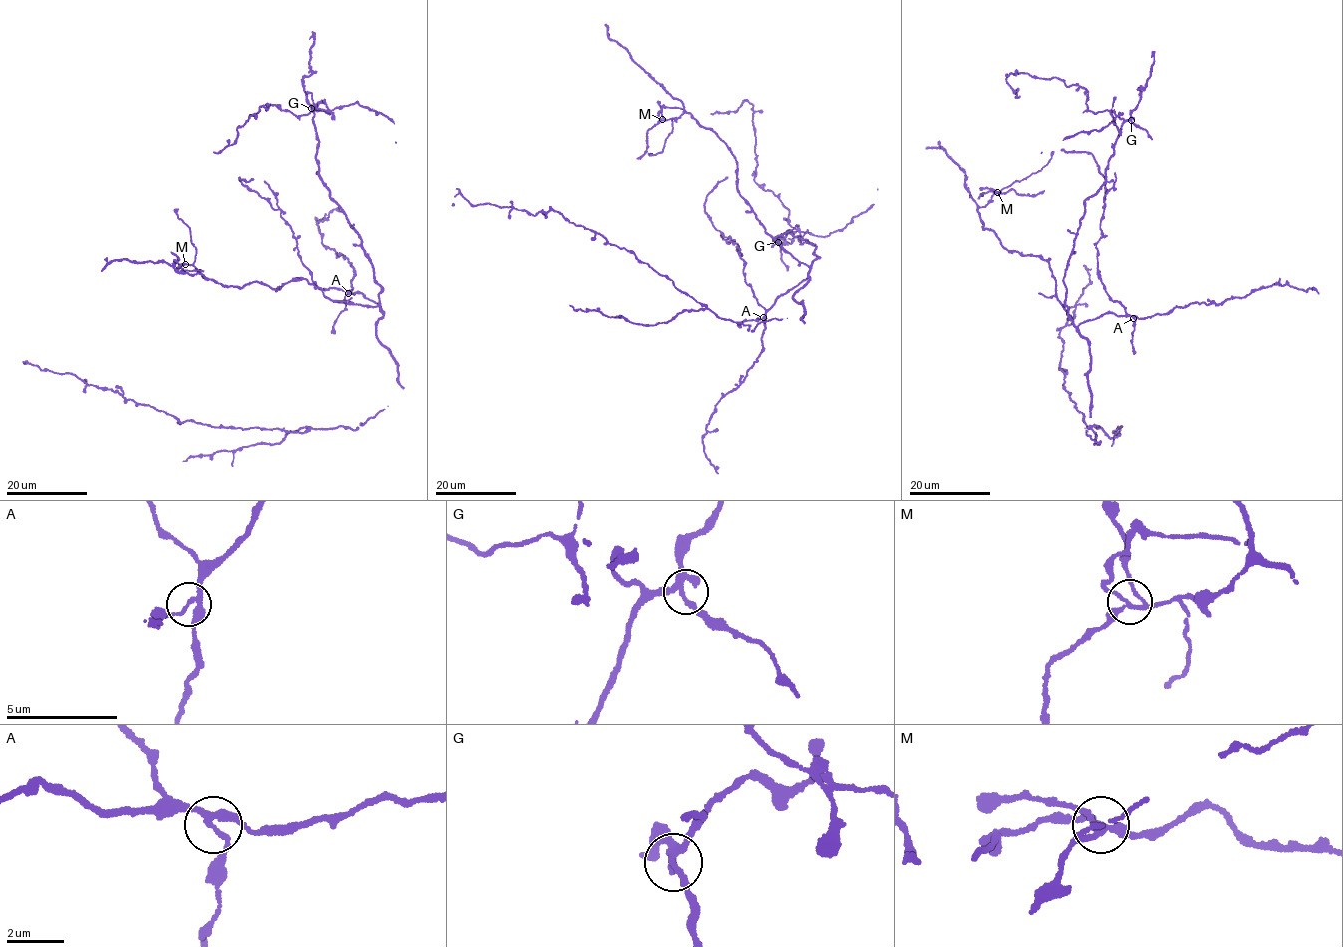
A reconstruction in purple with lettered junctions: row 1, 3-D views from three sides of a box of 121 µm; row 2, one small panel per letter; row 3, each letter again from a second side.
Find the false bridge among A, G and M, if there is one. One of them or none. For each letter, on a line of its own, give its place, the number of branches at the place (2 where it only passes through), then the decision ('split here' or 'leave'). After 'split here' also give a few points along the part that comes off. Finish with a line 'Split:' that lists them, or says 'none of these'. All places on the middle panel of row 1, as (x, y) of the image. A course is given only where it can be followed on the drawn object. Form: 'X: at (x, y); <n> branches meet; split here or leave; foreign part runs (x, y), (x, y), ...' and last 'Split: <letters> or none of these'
A: at (763, 317); 3 branches meet; leave
G: at (778, 242); 4 branches meet; leave
M: at (662, 119); 4 branches meet; split here; foreign part runs (662, 119), (658, 111), (664, 106), (684, 108)
Split: M

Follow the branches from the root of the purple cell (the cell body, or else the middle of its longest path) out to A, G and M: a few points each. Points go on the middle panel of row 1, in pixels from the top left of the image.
A: (793, 298), (809, 277), (782, 294), (763, 317)
G: (793, 298), (809, 279), (818, 256), (816, 245), (787, 231), (776, 241), (777, 235), (782, 236), (778, 242)
M: (793, 298), (810, 269), (766, 233), (739, 194), (737, 164), (726, 143), (690, 113), (662, 119)

